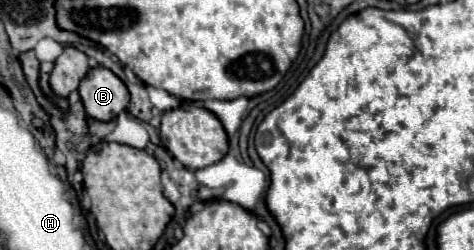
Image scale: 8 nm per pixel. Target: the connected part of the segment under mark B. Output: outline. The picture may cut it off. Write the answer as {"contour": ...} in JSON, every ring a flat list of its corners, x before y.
{"contour":[[91,68,79,84,79,96,89,118,99,122,115,120,129,104,125,84,107,68]]}

